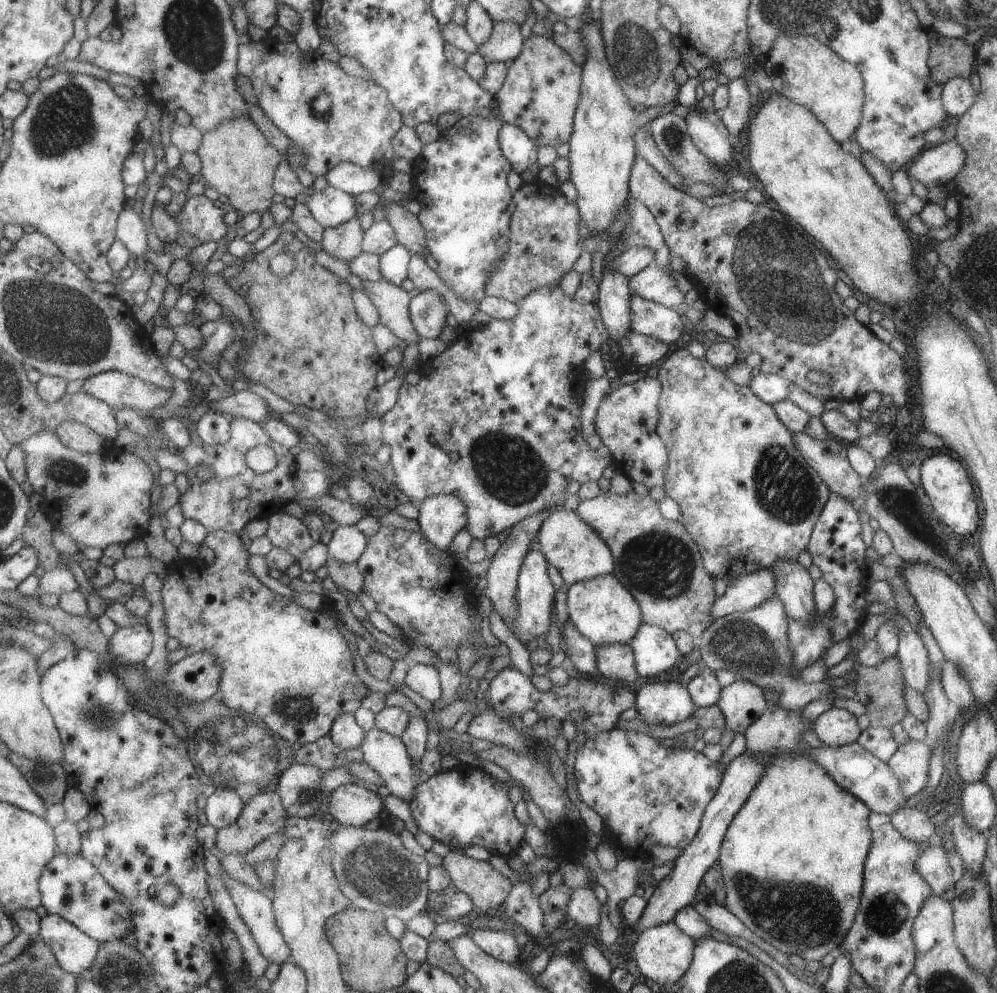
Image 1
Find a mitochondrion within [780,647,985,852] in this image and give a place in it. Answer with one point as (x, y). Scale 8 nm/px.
(885, 792)

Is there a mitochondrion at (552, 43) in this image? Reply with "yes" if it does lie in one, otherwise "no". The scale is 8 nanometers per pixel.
no

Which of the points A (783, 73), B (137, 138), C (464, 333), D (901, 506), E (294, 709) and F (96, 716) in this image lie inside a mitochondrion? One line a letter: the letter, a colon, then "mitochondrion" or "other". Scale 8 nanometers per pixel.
A: other
B: other
C: other
D: mitochondrion
E: mitochondrion
F: mitochondrion

